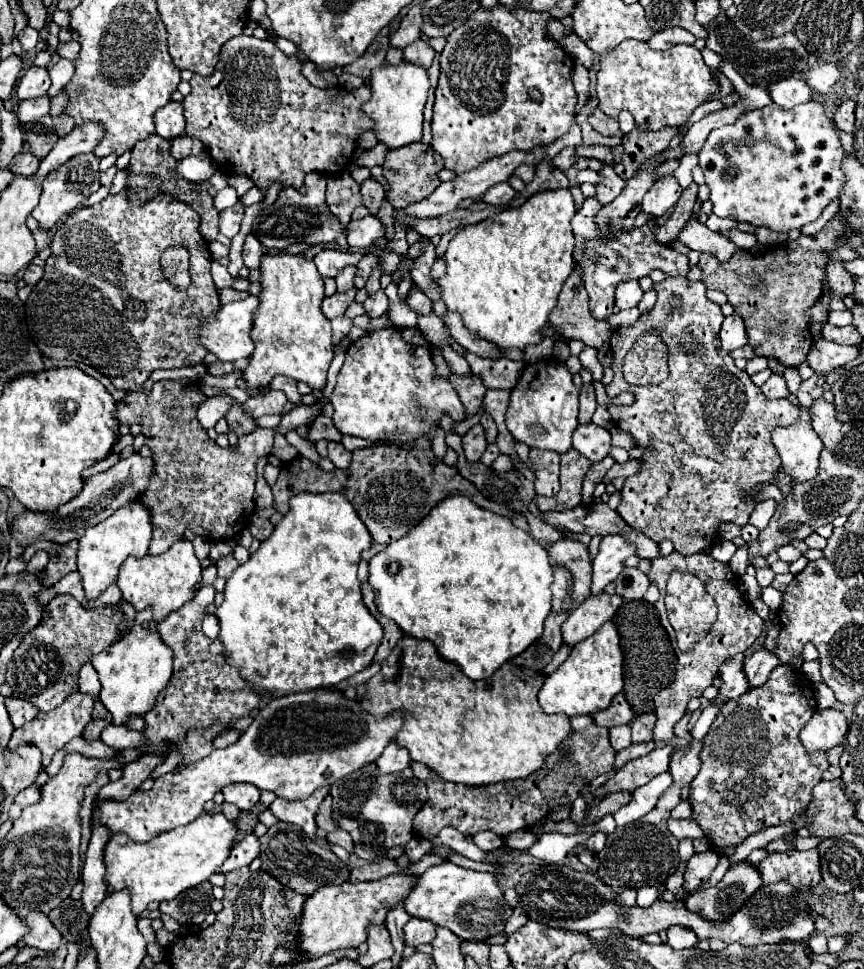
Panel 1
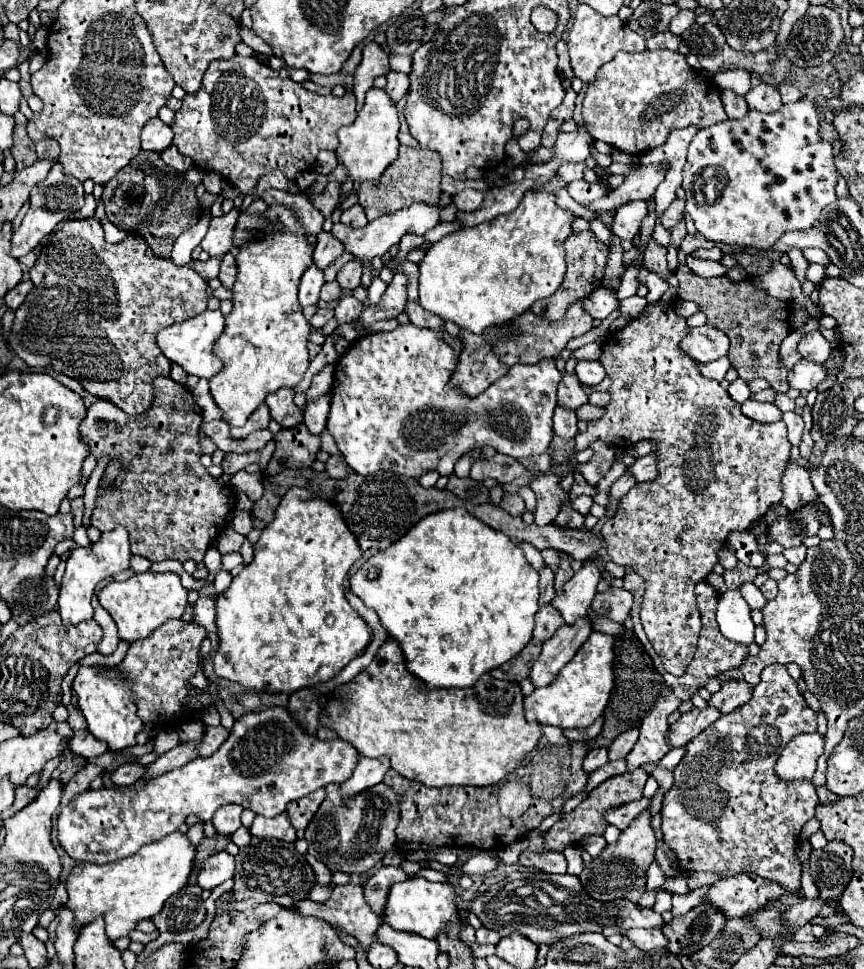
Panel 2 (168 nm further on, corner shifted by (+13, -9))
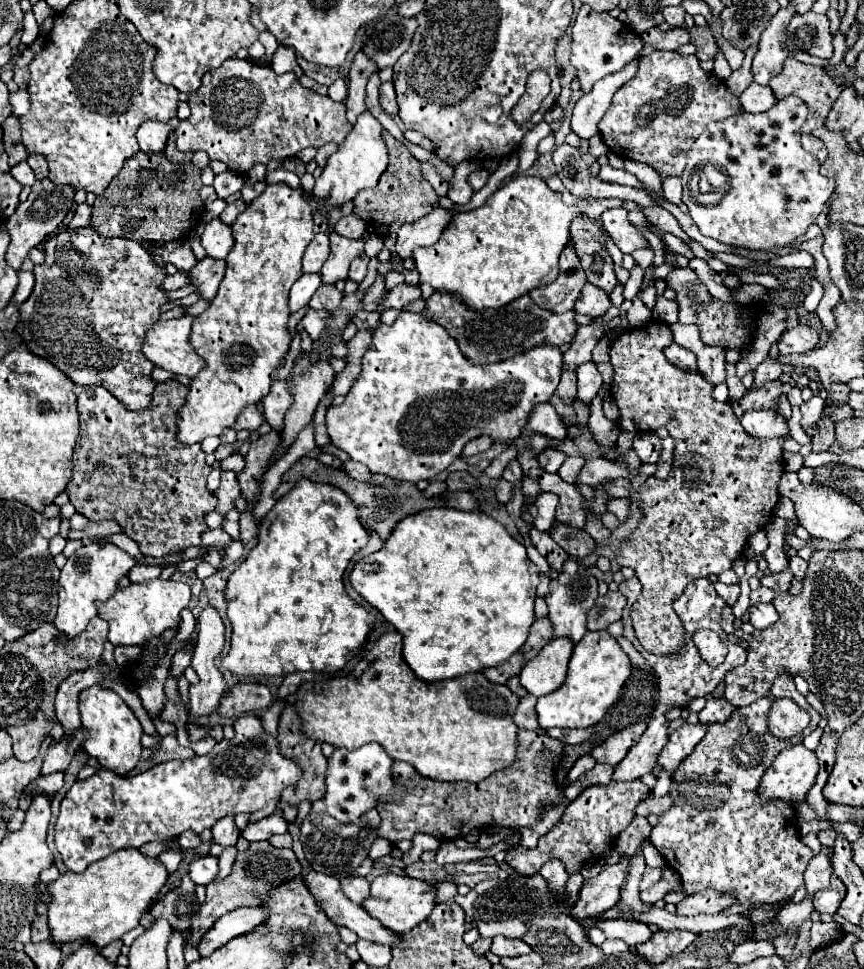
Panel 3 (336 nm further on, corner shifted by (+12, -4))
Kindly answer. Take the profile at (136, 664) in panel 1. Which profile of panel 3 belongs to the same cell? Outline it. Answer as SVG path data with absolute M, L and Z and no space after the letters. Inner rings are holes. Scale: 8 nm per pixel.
M91 686L79 694L79 712L81 728L87 732L83 740L83 750L99 762L101 768L113 770L119 776L131 774L141 758L141 736L143 728L135 718L133 710L113 692L101 686Z

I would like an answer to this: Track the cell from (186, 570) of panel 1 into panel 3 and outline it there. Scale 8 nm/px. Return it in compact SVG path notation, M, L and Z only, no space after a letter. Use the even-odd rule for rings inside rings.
M149 580L143 584L131 584L123 590L117 590L113 598L97 606L97 616L107 620L109 634L107 640L113 646L143 646L147 640L161 636L167 628L175 628L179 624L179 614L187 608L191 598L191 590L183 582L173 580Z

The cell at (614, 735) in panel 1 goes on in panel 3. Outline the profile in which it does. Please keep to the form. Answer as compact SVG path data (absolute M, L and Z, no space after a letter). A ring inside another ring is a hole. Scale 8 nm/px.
M587 754L587 756L581 756L581 758L573 764L573 768L569 770L567 780L569 780L569 782L575 782L579 776L583 776L585 772L589 772L593 766L595 766L595 760L593 760L589 754Z

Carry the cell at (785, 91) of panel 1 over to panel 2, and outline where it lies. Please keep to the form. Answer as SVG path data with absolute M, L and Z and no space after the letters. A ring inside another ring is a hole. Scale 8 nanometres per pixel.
M760 83L758 87L752 87L752 89L746 93L744 99L746 99L746 103L748 103L748 109L760 111L760 113L774 113L776 109L782 107L778 89L774 89L774 87L768 85L768 83Z

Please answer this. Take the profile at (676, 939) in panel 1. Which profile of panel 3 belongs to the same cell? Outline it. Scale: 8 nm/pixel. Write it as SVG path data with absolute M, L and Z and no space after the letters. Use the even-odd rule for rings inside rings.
M615 918L615 920L605 920L603 924L597 924L597 928L601 928L601 932L611 938L611 940L623 940L629 946L639 946L645 940L649 940L653 936L653 932L649 930L647 924L635 922L635 920L625 920L625 918Z

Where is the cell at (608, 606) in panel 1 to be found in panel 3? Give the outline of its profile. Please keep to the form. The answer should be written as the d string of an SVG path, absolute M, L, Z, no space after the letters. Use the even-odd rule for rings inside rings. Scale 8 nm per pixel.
M557 638L543 646L543 650L529 662L519 674L521 686L541 698L555 692L567 676L567 662L573 652L573 642L567 638Z

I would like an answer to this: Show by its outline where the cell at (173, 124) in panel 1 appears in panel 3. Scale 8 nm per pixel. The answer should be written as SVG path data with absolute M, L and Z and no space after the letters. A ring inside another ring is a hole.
M143 122L141 128L137 130L137 140L143 152L163 152L167 136L171 132L171 126L165 122Z

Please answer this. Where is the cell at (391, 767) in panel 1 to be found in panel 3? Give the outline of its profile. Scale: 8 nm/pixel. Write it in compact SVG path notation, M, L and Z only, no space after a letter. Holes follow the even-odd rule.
M371 742L357 750L335 750L327 758L327 792L323 802L327 806L327 814L339 820L341 824L357 824L357 820L377 808L379 804L387 804L405 796L403 786L393 776L393 760L383 752L383 746Z

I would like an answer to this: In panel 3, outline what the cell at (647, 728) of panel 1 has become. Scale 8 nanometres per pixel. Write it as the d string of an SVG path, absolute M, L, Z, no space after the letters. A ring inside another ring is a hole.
M639 722L639 724L631 724L615 734L611 734L605 742L601 742L593 752L591 756L595 758L595 762L599 764L611 764L611 766L617 766L629 752L629 748L641 738L641 734L645 732L645 724Z

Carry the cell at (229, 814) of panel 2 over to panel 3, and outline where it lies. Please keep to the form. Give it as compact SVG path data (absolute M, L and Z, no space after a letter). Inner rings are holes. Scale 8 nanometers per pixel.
M225 816L223 820L219 820L219 824L215 824L211 828L213 832L213 842L227 848L227 846L235 846L237 838L239 838L239 828L233 822L233 816Z

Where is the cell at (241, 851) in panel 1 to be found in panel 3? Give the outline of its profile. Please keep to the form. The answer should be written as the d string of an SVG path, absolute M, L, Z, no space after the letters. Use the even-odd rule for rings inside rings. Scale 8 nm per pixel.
M203 856L203 858L195 858L191 862L189 876L195 884L207 886L215 878L217 872L219 872L219 860L215 856Z

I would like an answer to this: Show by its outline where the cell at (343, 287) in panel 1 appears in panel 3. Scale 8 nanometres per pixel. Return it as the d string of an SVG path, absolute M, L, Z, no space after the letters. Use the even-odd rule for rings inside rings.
M327 284L327 286L321 286L313 298L309 300L309 308L313 310L333 310L335 306L339 306L343 294L333 286L333 284Z

